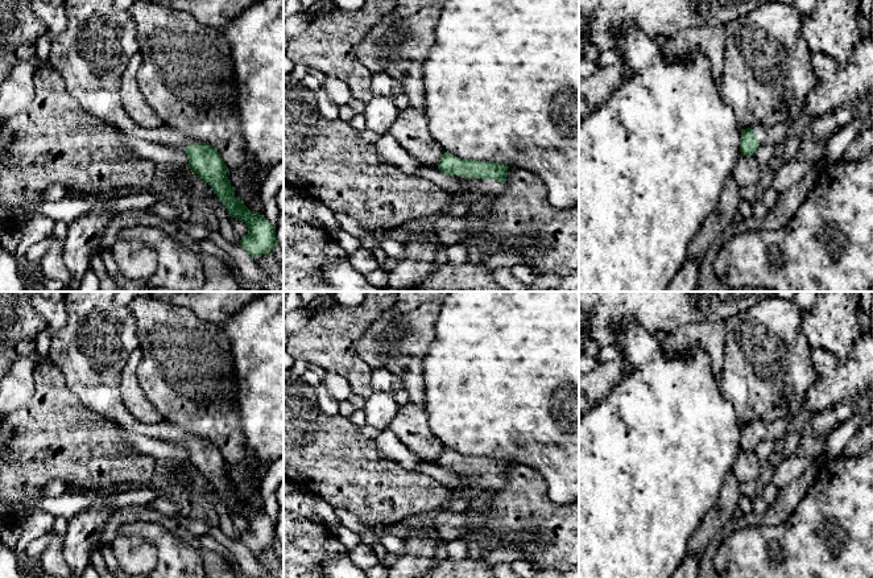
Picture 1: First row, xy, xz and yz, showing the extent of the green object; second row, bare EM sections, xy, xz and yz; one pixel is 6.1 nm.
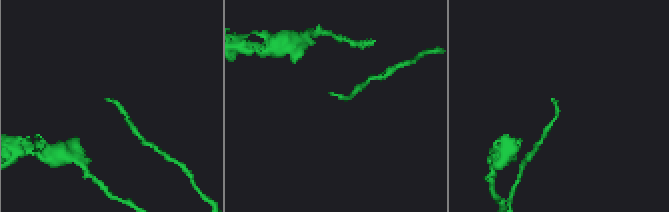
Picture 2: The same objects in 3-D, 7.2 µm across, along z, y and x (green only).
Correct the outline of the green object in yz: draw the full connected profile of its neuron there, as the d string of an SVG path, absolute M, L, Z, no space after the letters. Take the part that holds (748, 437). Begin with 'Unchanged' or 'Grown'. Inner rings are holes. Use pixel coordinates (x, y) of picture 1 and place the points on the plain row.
Grown. M774 420L770 422L754 421L741 425L740 447L741 451L754 451L758 441L778 441L786 437L794 422L790 420Z

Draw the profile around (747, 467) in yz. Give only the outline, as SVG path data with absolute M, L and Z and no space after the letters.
M741 451L732 470L738 483L760 482L760 463L761 459L754 451Z

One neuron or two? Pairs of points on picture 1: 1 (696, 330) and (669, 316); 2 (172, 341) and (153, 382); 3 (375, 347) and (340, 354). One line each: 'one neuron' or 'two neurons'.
1: two neurons
2: one neuron
3: two neurons

